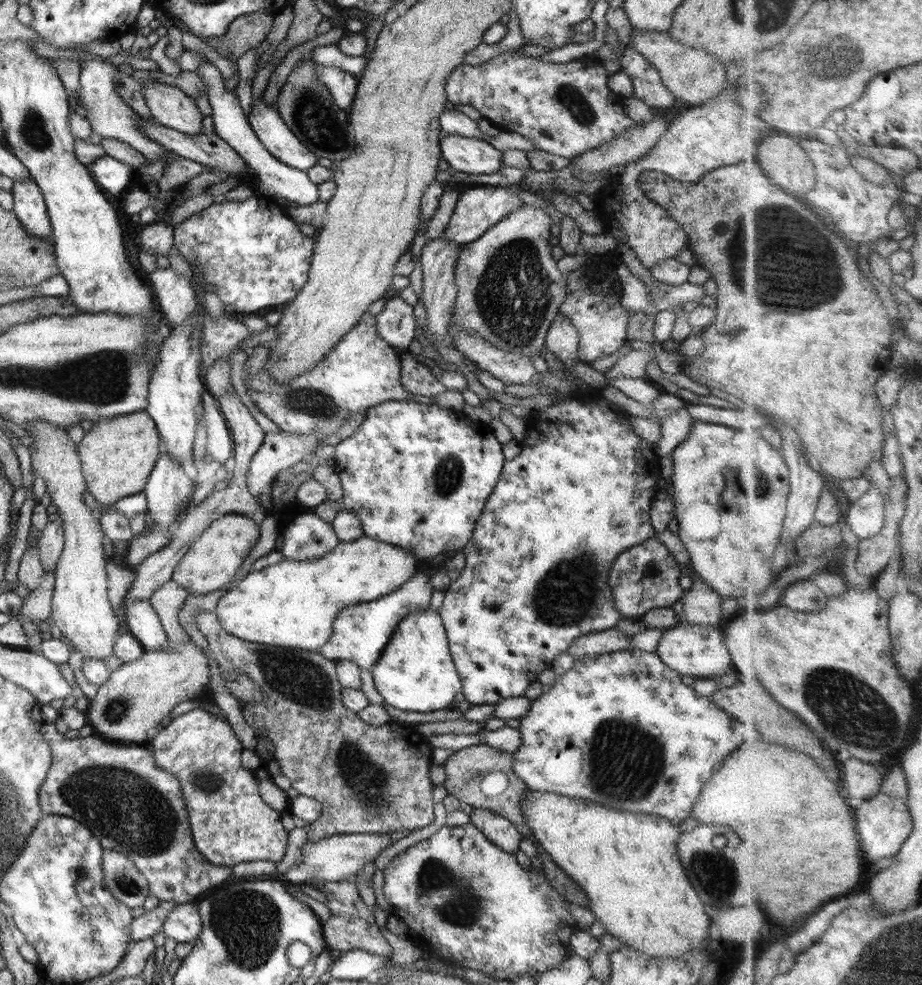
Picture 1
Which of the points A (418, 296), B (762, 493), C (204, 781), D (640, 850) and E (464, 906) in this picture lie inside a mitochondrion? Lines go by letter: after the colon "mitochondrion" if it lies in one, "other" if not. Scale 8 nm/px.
A: other
B: mitochondrion
C: mitochondrion
D: other
E: mitochondrion

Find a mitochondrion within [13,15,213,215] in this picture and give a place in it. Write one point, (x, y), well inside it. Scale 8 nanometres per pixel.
(36, 137)

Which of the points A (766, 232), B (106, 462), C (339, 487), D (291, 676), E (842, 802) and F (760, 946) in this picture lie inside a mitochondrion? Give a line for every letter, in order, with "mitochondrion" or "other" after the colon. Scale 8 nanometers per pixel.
A: mitochondrion
B: other
C: other
D: mitochondrion
E: other
F: other

